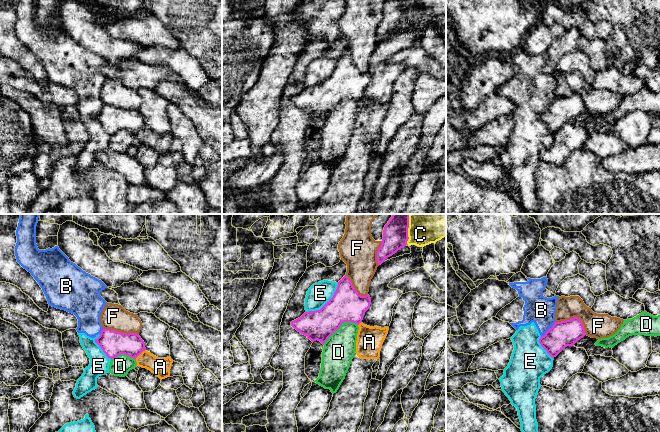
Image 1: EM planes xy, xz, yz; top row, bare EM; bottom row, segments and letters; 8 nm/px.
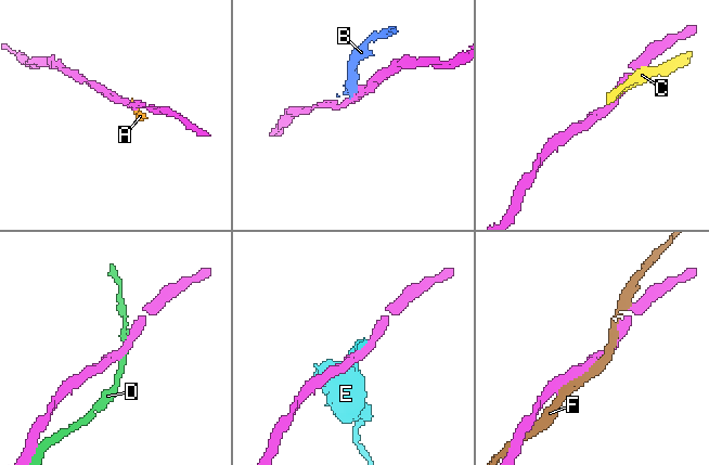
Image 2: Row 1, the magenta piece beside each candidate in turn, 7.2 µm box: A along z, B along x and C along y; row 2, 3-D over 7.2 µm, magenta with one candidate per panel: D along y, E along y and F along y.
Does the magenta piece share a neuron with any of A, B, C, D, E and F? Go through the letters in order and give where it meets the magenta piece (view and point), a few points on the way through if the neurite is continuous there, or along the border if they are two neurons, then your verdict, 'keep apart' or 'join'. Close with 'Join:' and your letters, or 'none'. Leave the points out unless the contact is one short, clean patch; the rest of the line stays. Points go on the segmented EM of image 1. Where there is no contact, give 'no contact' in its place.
A: xy (140, 353) | keep apart
B: yz (548, 330) | keep apart
C: xz (407, 229) | keep apart
D: xz (340, 325) | keep apart
E: xz (326, 303) | along xz (338, 283), (334, 294), (319, 309), (306, 312) | keep apart
F: yz (575, 317) | keep apart
Join: none

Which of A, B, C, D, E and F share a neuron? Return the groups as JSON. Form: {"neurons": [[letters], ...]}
{"neurons": [["A"], ["B", "C", "E"], ["D"], ["F"]]}

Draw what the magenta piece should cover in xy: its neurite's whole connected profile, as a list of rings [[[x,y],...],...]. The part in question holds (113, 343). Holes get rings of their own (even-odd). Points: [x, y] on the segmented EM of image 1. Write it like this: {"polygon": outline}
{"polygon": [[[103,329],[95,342],[101,347],[106,356],[110,359],[125,354],[136,359],[146,350],[145,343],[135,333],[121,333],[115,330]]]}

